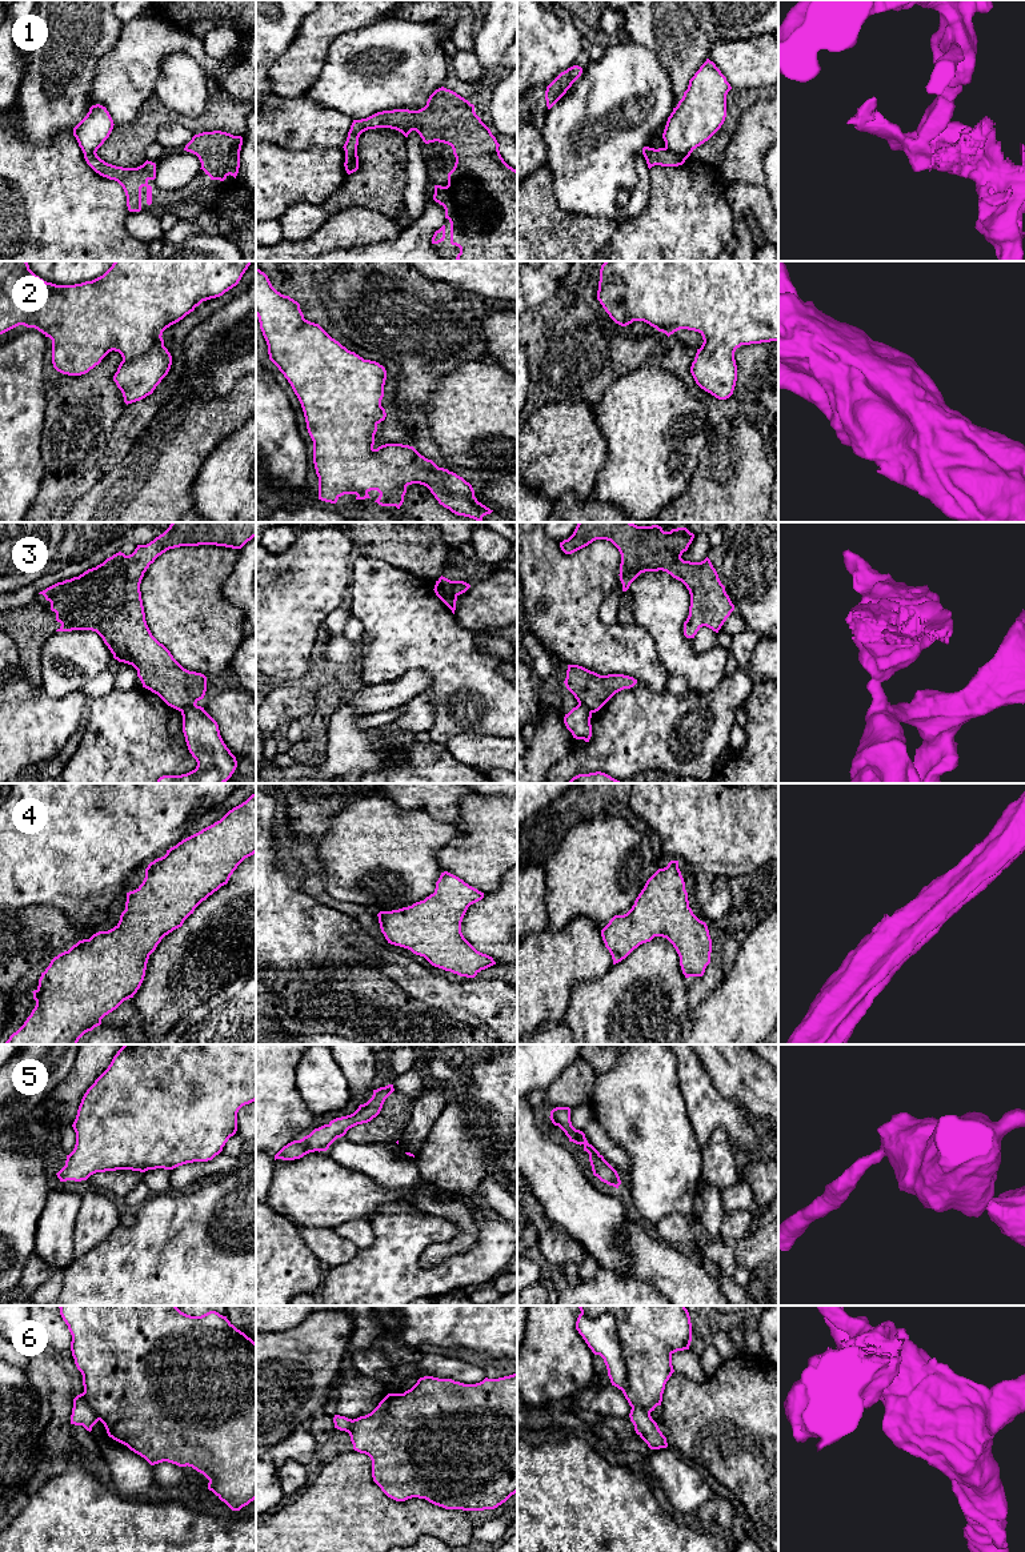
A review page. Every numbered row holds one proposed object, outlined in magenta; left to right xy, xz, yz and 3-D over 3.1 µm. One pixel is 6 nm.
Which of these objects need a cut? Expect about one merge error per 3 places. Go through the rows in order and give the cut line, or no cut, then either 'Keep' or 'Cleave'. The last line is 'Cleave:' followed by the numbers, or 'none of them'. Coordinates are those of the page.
1: Split along yz (665, 147), (685, 159). Cleave
2: No split. Keep
3: Split along xz (436, 581), (456, 596). Cleave
4: No split. Keep
5: No split. Keep
6: Split along yz (581, 1311), (612, 1316), (625, 1367), (623, 1390). Cleave
Cleave: 1, 3, 6

